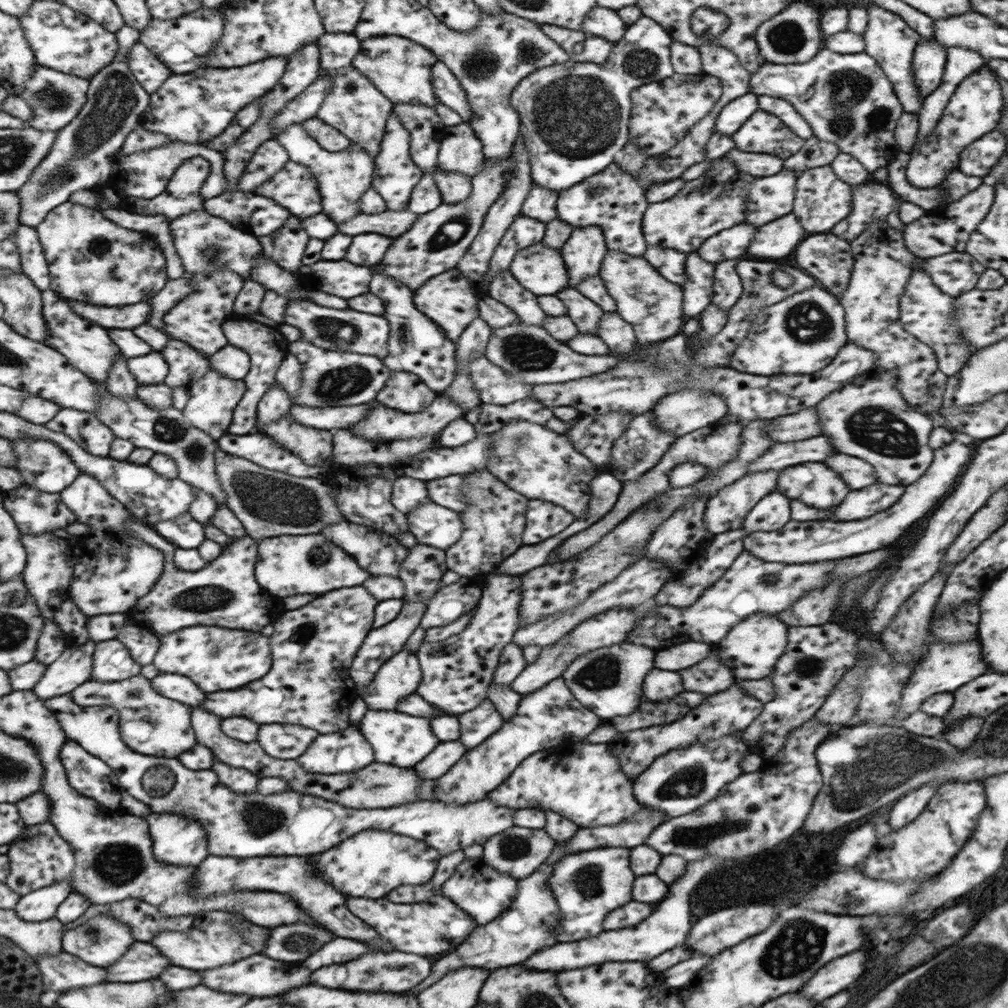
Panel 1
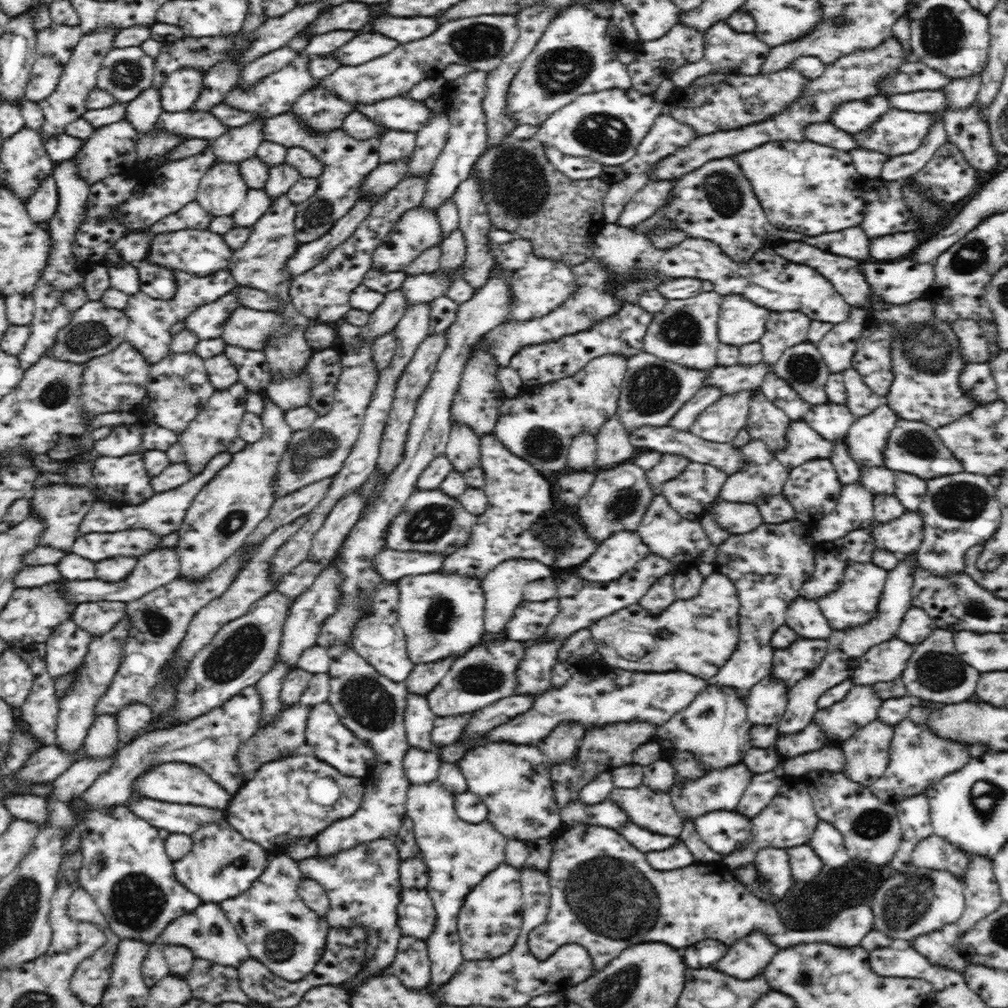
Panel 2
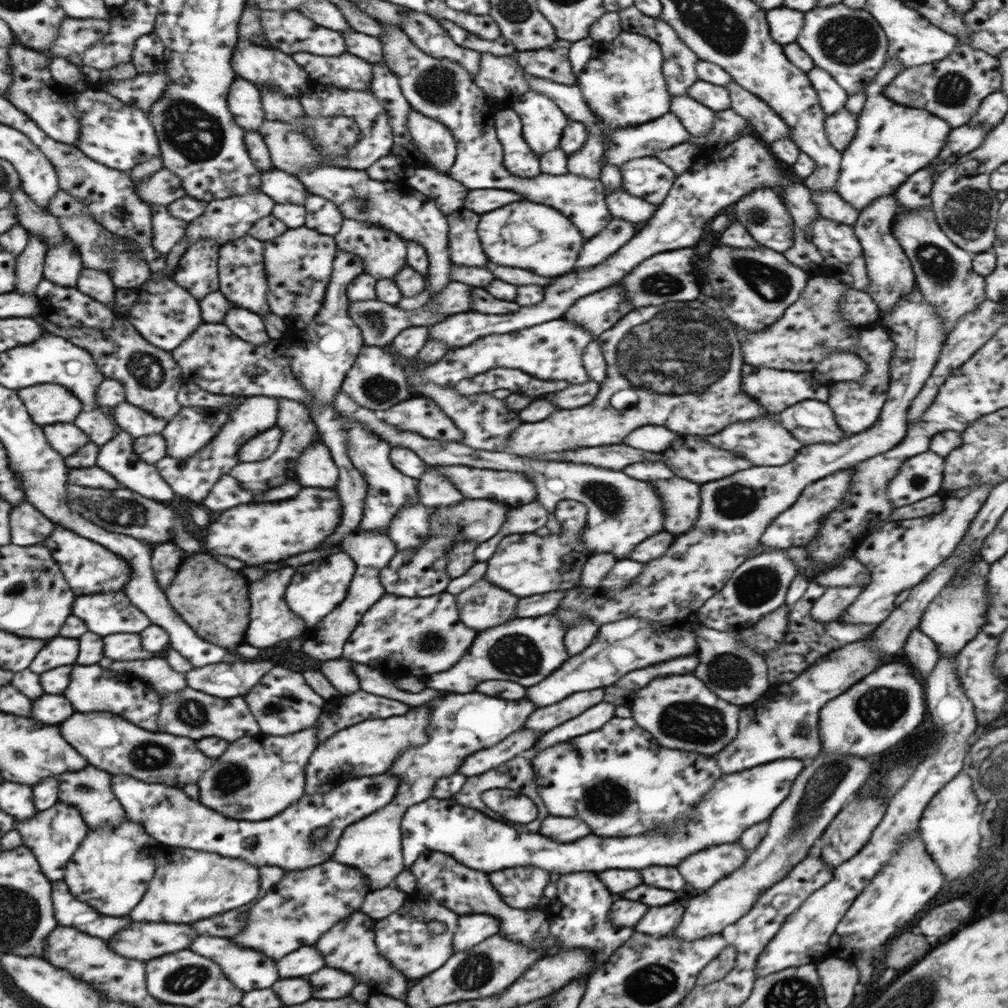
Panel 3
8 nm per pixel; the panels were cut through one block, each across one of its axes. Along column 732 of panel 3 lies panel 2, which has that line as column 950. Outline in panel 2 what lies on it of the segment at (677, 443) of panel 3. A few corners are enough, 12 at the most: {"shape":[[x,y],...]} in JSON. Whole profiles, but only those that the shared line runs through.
{"shape":[[899,419],[883,450],[890,470],[926,480],[965,471],[936,429]]}

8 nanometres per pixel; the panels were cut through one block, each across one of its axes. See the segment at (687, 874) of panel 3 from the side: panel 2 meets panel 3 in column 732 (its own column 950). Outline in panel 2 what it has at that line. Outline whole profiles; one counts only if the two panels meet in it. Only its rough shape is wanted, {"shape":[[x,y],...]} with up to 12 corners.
{"shape":[[936,834],[914,847],[913,866],[950,871],[960,880],[968,854]]}

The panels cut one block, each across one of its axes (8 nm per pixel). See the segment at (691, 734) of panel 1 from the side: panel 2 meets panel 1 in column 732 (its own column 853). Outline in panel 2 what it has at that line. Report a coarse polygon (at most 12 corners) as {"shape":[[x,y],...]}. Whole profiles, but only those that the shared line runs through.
{"shape":[[853,685],[813,720],[838,744],[878,719],[872,686]]}

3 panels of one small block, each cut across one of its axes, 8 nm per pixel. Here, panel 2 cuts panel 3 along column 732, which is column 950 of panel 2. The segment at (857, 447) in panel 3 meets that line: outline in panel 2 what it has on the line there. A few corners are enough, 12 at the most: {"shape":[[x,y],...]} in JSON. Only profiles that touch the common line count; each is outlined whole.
{"shape":[[957,472],[926,481],[921,567],[965,572],[1000,526],[996,487]]}

